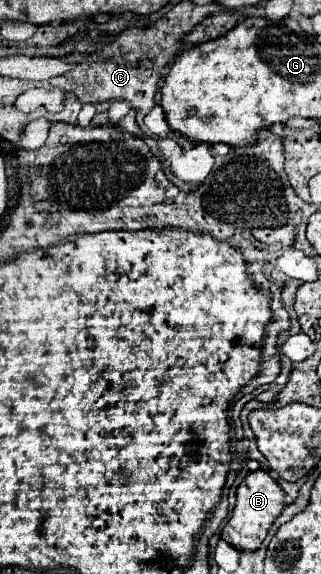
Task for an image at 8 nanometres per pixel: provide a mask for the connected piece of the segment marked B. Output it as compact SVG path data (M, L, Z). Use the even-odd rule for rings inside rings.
M263 468L249 472L237 488L237 502L231 518L225 522L221 530L221 538L227 540L237 550L255 550L261 546L273 520L281 514L283 508L285 508L285 492L277 484L277 480Z

